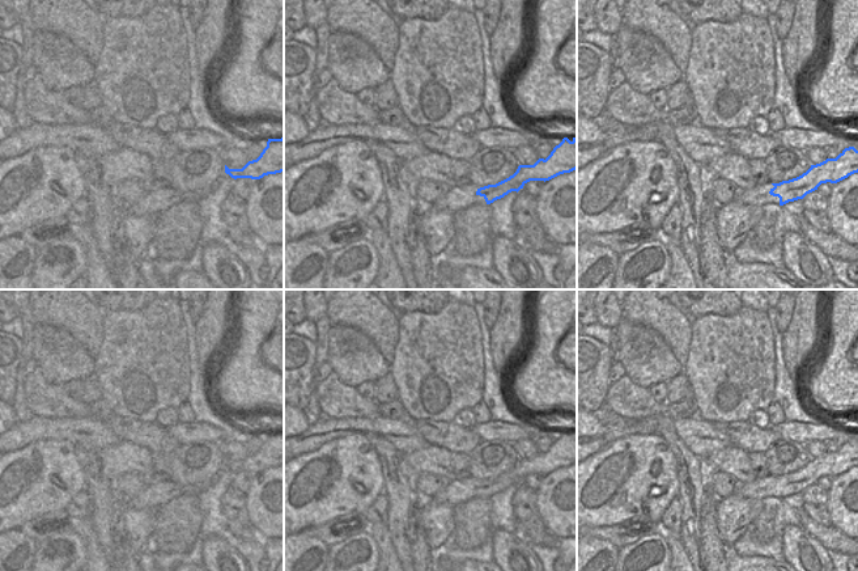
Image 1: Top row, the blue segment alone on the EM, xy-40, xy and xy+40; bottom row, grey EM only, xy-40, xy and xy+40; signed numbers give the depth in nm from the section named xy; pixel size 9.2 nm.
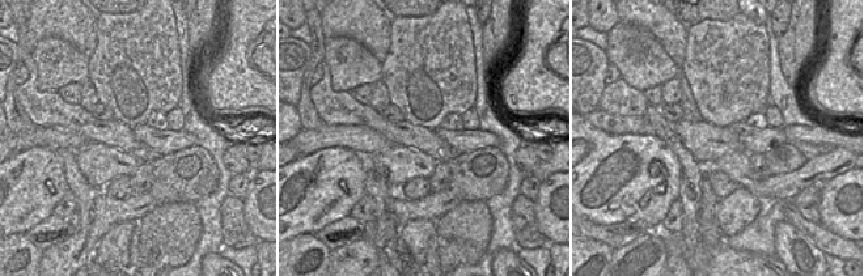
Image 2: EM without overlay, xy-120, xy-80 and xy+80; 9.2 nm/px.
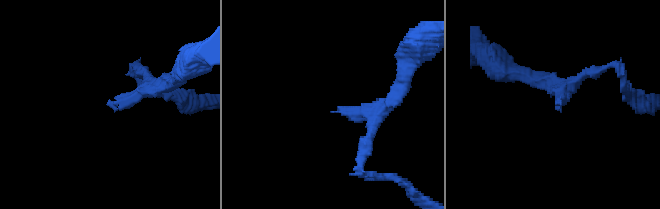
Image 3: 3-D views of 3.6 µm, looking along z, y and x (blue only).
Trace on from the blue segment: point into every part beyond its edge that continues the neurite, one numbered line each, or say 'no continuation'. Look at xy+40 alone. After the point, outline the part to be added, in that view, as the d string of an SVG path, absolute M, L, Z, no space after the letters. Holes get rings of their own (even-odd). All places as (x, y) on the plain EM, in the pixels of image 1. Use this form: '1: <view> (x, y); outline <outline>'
1: xy+40 (759, 489); outline M770 475L765 478L756 478L751 483L739 485L739 488L735 491L735 494L739 494L744 499L755 500L761 500L765 498L780 499L780 491L769 487L773 481L774 479Z

